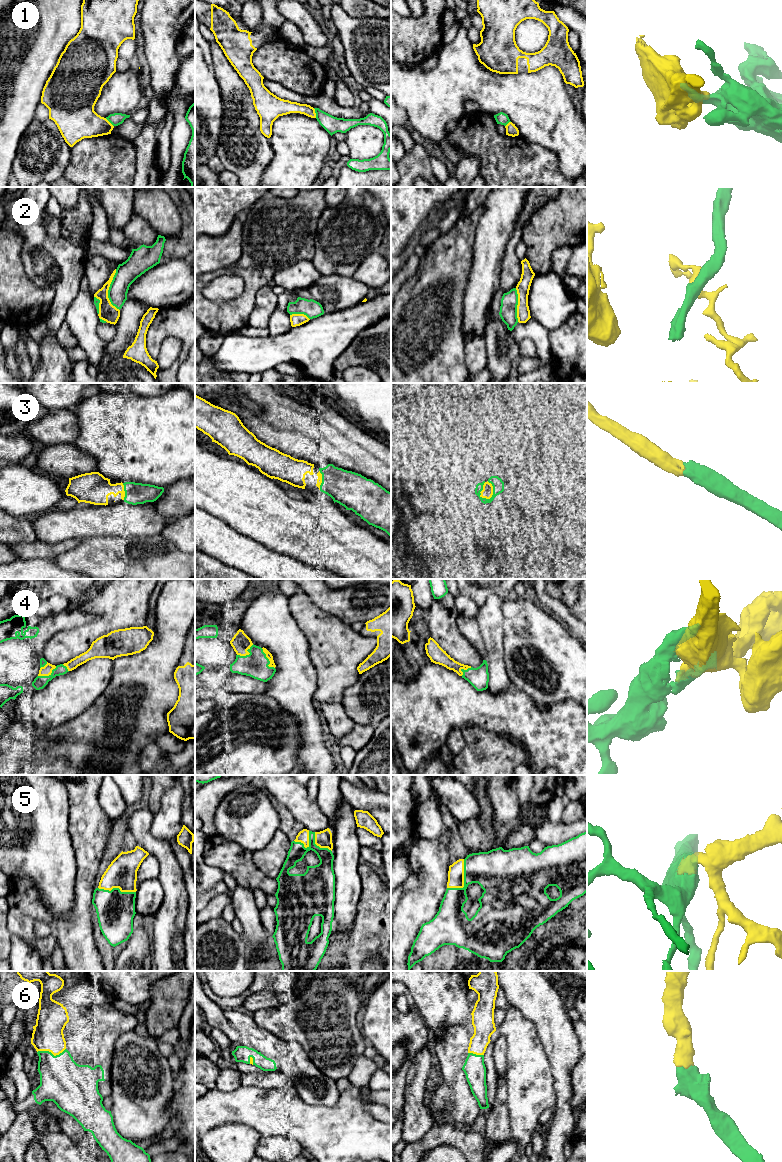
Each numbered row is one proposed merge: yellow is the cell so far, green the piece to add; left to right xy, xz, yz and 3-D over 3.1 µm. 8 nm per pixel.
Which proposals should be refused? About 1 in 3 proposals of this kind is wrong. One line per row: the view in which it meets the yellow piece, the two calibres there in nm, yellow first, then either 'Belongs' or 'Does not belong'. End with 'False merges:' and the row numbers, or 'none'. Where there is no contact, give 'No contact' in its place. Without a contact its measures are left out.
1: Touches yellow in xz. Thickness 120 nm (yellow) against 140 nm. Does not belong
2: Touches yellow in xy. Thickness 140 nm (yellow) against 180 nm. Does not belong
3: Touches yellow in yz. Thickness 90 nm (yellow) against 100 nm. Belongs
4: Touches yellow in xz. Thickness 50 nm (yellow) against 200 nm. Belongs
5: Touches yellow in yz. Thickness 130 nm (yellow) against 320 nm. Belongs
6: Touches yellow in xy. Thickness 240 nm (yellow) against 360 nm. Belongs
False merges: 1, 2

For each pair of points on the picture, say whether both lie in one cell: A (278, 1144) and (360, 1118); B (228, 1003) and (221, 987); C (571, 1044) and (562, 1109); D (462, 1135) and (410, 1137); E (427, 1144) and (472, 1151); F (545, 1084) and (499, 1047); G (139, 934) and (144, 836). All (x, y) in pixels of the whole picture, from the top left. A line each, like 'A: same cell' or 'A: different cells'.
A: different cells
B: different cells
C: same cell
D: different cells
E: same cell
F: different cells
G: different cells

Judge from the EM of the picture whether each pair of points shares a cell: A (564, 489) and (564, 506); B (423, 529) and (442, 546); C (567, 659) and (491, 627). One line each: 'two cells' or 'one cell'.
A: two cells
B: one cell
C: two cells

